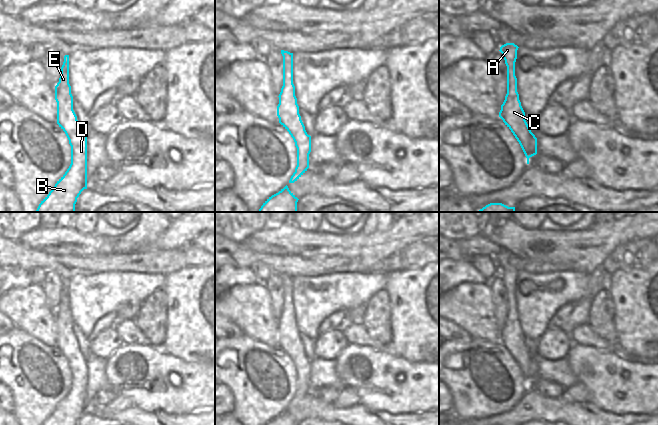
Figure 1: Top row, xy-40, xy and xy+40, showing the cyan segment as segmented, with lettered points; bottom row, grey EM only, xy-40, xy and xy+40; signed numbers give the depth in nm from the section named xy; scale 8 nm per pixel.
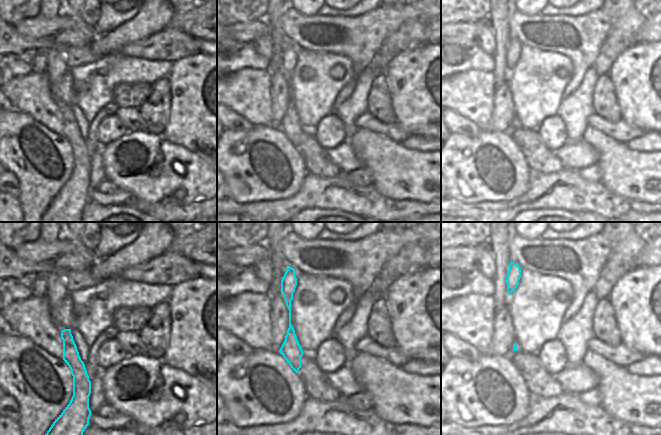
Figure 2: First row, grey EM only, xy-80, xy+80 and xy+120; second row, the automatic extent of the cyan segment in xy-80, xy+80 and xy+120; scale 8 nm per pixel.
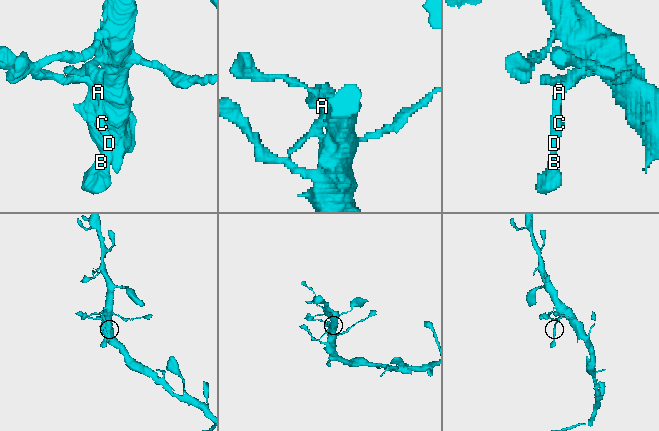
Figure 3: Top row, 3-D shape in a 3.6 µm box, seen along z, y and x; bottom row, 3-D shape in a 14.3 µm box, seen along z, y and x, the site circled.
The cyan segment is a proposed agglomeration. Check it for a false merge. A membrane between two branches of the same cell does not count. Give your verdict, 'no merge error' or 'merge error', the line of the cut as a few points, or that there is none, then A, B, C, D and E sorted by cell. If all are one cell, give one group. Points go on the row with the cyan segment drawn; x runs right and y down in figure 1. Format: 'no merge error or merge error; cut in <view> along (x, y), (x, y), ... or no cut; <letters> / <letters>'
merge error; cut in xy along (292, 58), (289, 60), (288, 67), (283, 69); A / B C D E

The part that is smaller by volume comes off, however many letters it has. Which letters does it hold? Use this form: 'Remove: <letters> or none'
Remove: B, C, D, E

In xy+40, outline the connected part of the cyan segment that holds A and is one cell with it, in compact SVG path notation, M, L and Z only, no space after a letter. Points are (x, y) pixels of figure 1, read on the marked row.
M506 43L500 47L500 52L503 54L507 69L513 68L513 60L517 59L518 46L514 43Z

